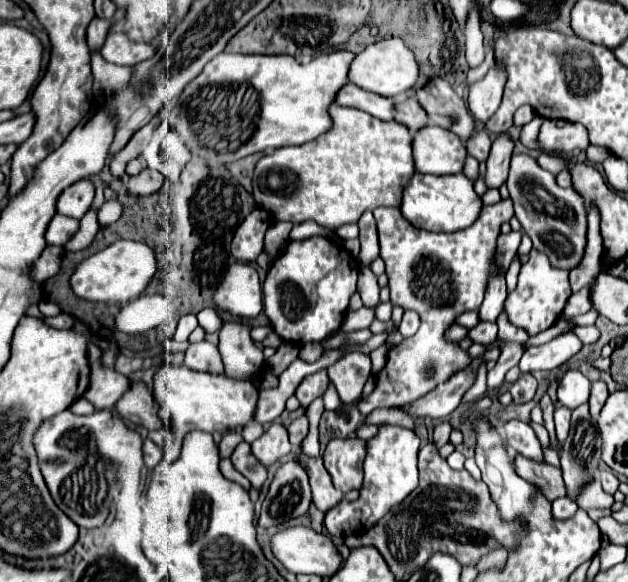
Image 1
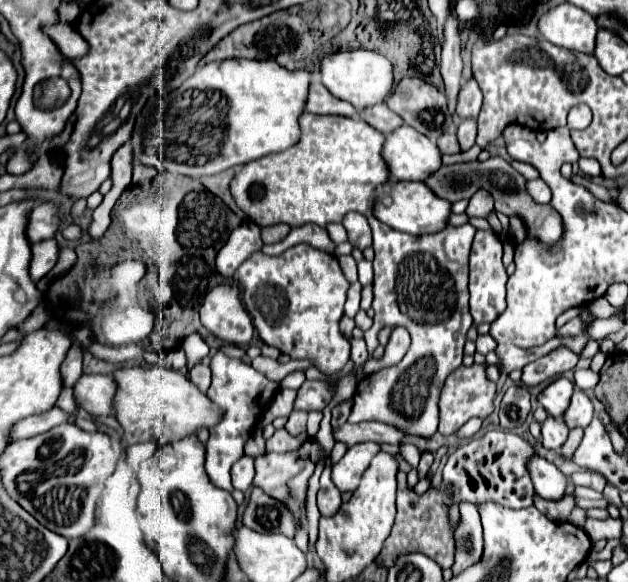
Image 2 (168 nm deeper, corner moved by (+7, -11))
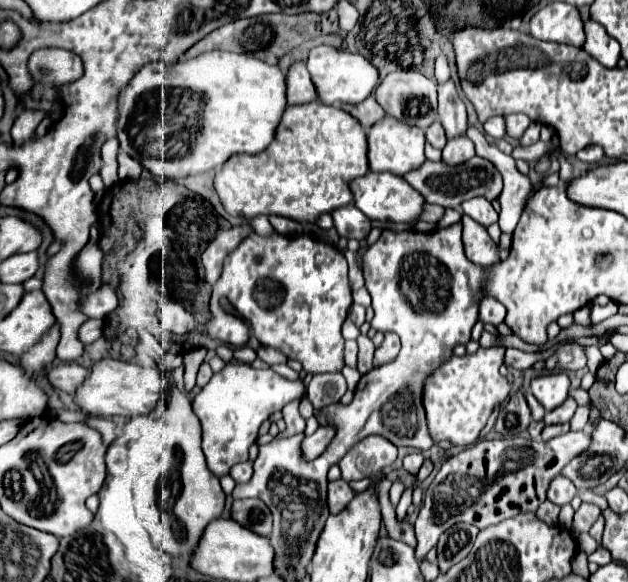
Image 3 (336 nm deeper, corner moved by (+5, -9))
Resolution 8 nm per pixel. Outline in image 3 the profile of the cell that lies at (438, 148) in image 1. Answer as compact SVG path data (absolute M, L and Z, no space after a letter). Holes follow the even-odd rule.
M382 117L382 121L374 123L368 133L368 167L370 171L388 171L394 175L404 175L412 169L418 169L426 161L424 157L424 131L412 125L406 125L404 121L398 121L396 117Z

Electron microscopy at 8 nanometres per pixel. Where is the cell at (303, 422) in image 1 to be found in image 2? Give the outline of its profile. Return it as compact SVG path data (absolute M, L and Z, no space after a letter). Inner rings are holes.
M292 411L290 419L286 423L286 431L294 437L306 433L306 413L304 411Z

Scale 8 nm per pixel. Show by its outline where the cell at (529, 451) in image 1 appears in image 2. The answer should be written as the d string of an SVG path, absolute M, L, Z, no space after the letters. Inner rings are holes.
M532 455L528 459L528 473L532 475L534 489L544 499L560 499L566 489L568 477L562 475L550 461L540 455Z

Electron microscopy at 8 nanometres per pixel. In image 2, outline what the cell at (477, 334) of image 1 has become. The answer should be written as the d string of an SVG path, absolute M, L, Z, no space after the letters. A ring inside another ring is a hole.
M478 335L478 339L476 339L476 351L478 353L488 355L490 351L494 351L494 347L496 347L496 341L490 335Z

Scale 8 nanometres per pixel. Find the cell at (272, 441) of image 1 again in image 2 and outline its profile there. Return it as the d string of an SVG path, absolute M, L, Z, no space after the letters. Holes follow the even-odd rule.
M278 429L268 441L266 441L266 453L288 453L300 449L300 445L306 441L306 435L292 437L286 429Z

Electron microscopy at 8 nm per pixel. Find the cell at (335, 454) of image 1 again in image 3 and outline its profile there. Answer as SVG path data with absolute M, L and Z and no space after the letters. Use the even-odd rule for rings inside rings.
M370 435L358 441L342 459L340 471L344 481L358 481L364 477L378 475L384 467L392 465L396 459L396 447L380 435Z

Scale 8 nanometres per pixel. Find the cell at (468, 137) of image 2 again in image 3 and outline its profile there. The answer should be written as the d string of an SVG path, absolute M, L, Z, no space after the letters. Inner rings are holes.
M462 135L462 137L454 137L446 143L446 147L442 149L442 161L448 165L460 165L468 159L472 159L474 153L474 143Z

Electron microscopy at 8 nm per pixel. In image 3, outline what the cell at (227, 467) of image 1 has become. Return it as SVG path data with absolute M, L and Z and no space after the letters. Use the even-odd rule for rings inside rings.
M228 363L216 373L206 387L194 397L192 409L202 423L202 451L216 477L228 475L230 467L248 461L248 447L258 439L260 425L294 399L302 399L306 387L302 379L290 381L272 369L254 369L246 363Z

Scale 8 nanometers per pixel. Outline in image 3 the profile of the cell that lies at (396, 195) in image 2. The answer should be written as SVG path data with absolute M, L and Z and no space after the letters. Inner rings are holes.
M366 173L358 179L354 179L350 183L350 191L354 195L354 205L368 217L374 221L382 221L382 223L410 223L414 219L418 219L418 215L422 213L422 195L416 193L416 189L412 189L406 181L402 181L402 177L394 177L392 173Z

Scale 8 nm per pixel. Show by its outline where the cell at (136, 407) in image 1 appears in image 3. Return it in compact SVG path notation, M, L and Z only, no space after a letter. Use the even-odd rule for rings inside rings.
M54 363L46 371L46 377L58 391L66 391L72 395L76 387L86 379L86 373L86 367L80 367L78 363Z

